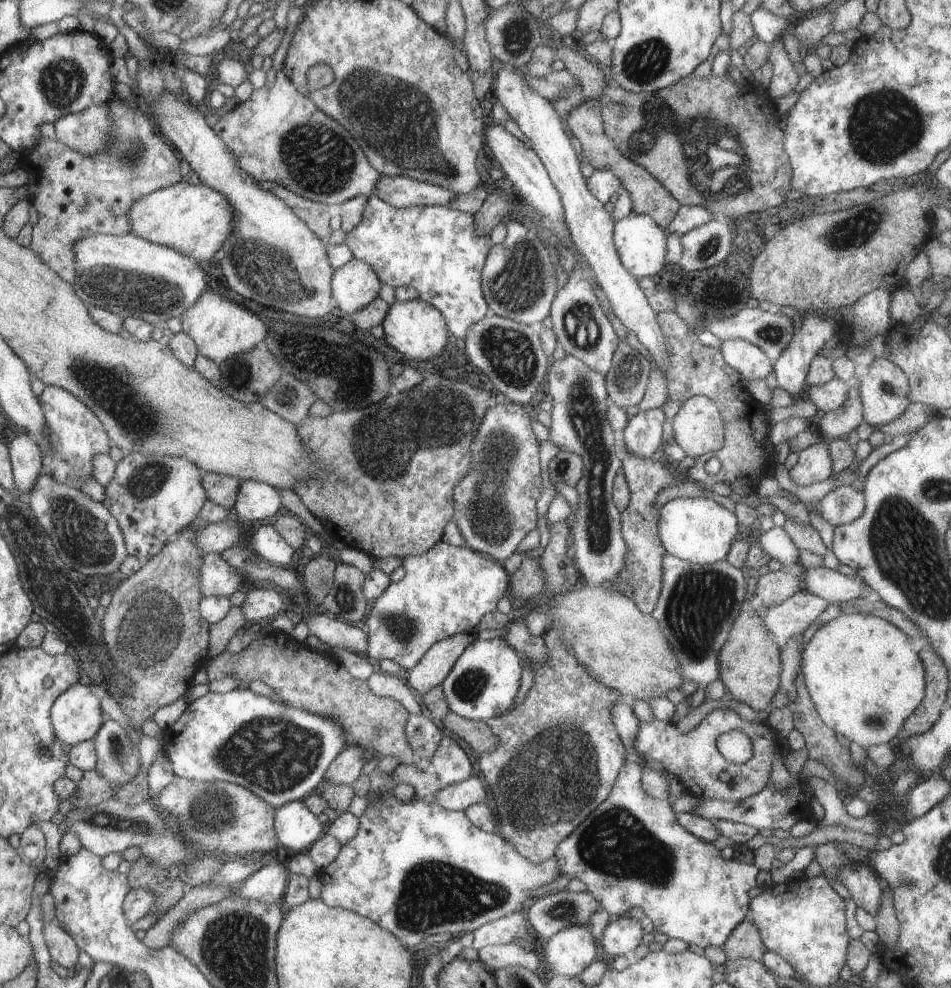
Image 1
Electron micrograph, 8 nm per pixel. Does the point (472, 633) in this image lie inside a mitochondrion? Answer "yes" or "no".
no

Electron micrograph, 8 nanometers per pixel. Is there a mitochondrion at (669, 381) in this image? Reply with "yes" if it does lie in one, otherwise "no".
no

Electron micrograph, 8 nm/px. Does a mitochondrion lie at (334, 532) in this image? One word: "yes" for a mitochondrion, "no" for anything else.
no

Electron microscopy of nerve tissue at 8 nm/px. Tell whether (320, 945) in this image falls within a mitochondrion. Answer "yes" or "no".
no

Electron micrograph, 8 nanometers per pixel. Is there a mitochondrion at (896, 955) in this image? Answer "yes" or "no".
no

